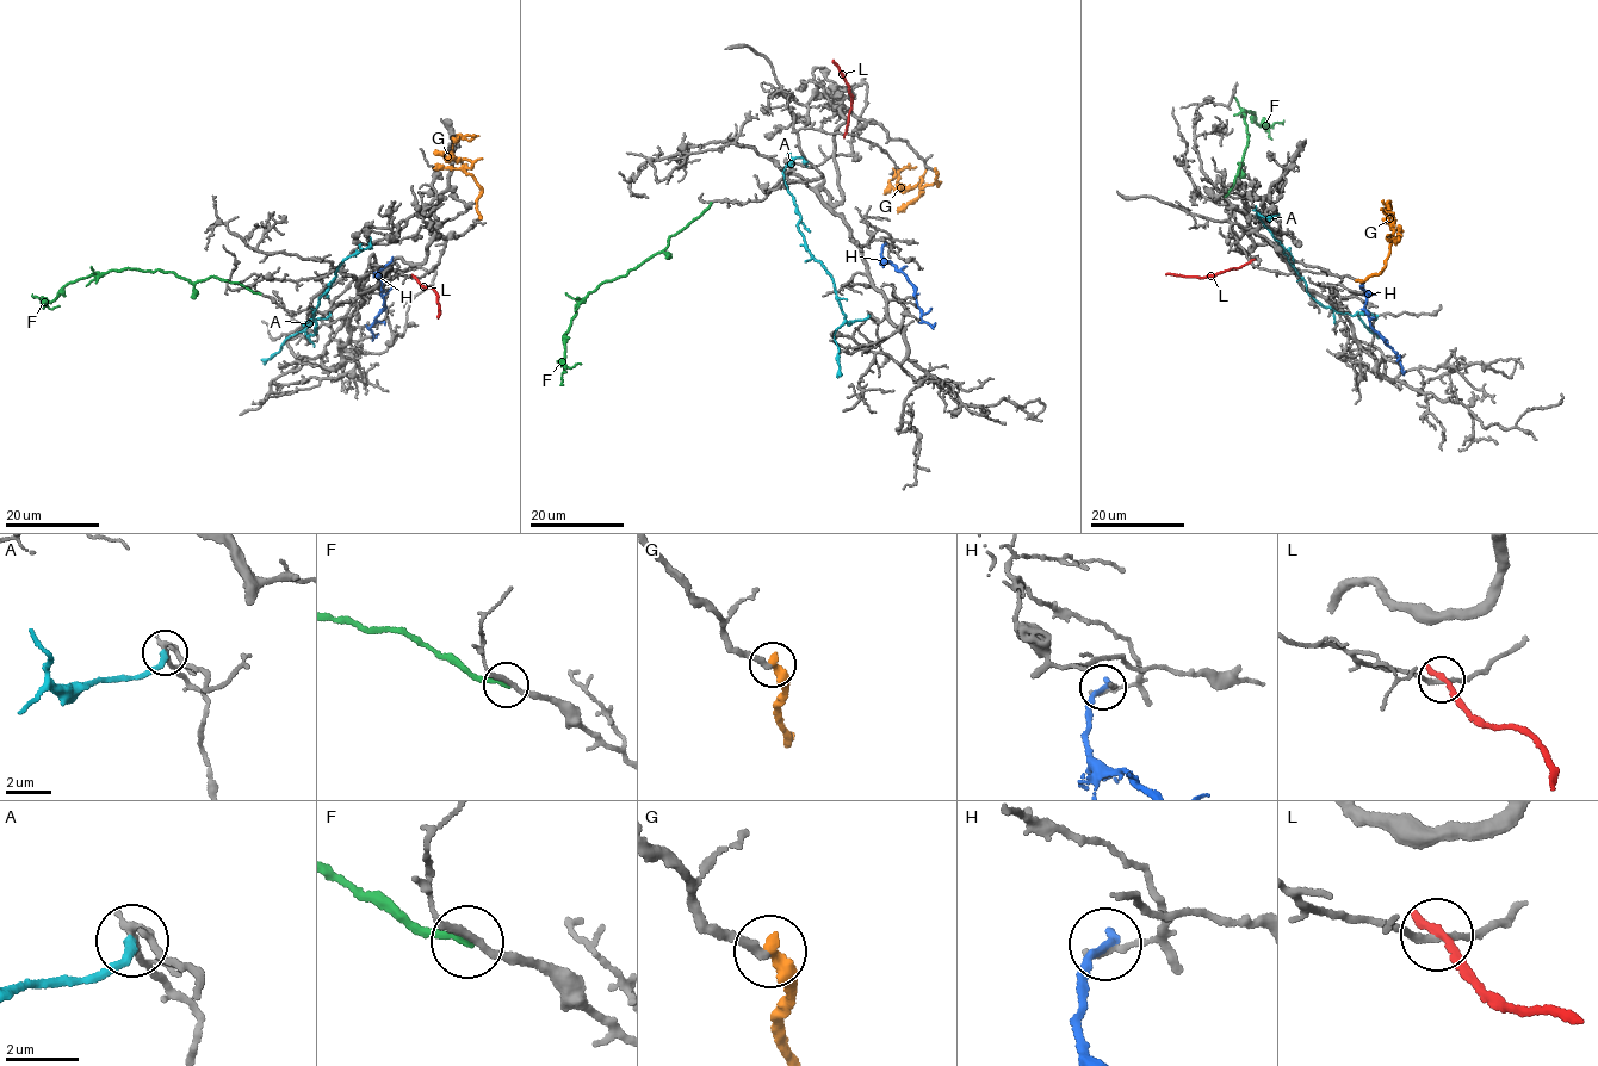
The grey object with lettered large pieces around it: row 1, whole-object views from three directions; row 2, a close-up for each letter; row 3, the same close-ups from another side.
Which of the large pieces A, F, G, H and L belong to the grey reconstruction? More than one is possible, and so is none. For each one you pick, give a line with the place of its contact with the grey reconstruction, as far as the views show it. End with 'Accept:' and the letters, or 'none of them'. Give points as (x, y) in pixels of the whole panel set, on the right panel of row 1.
Accept: none of them

